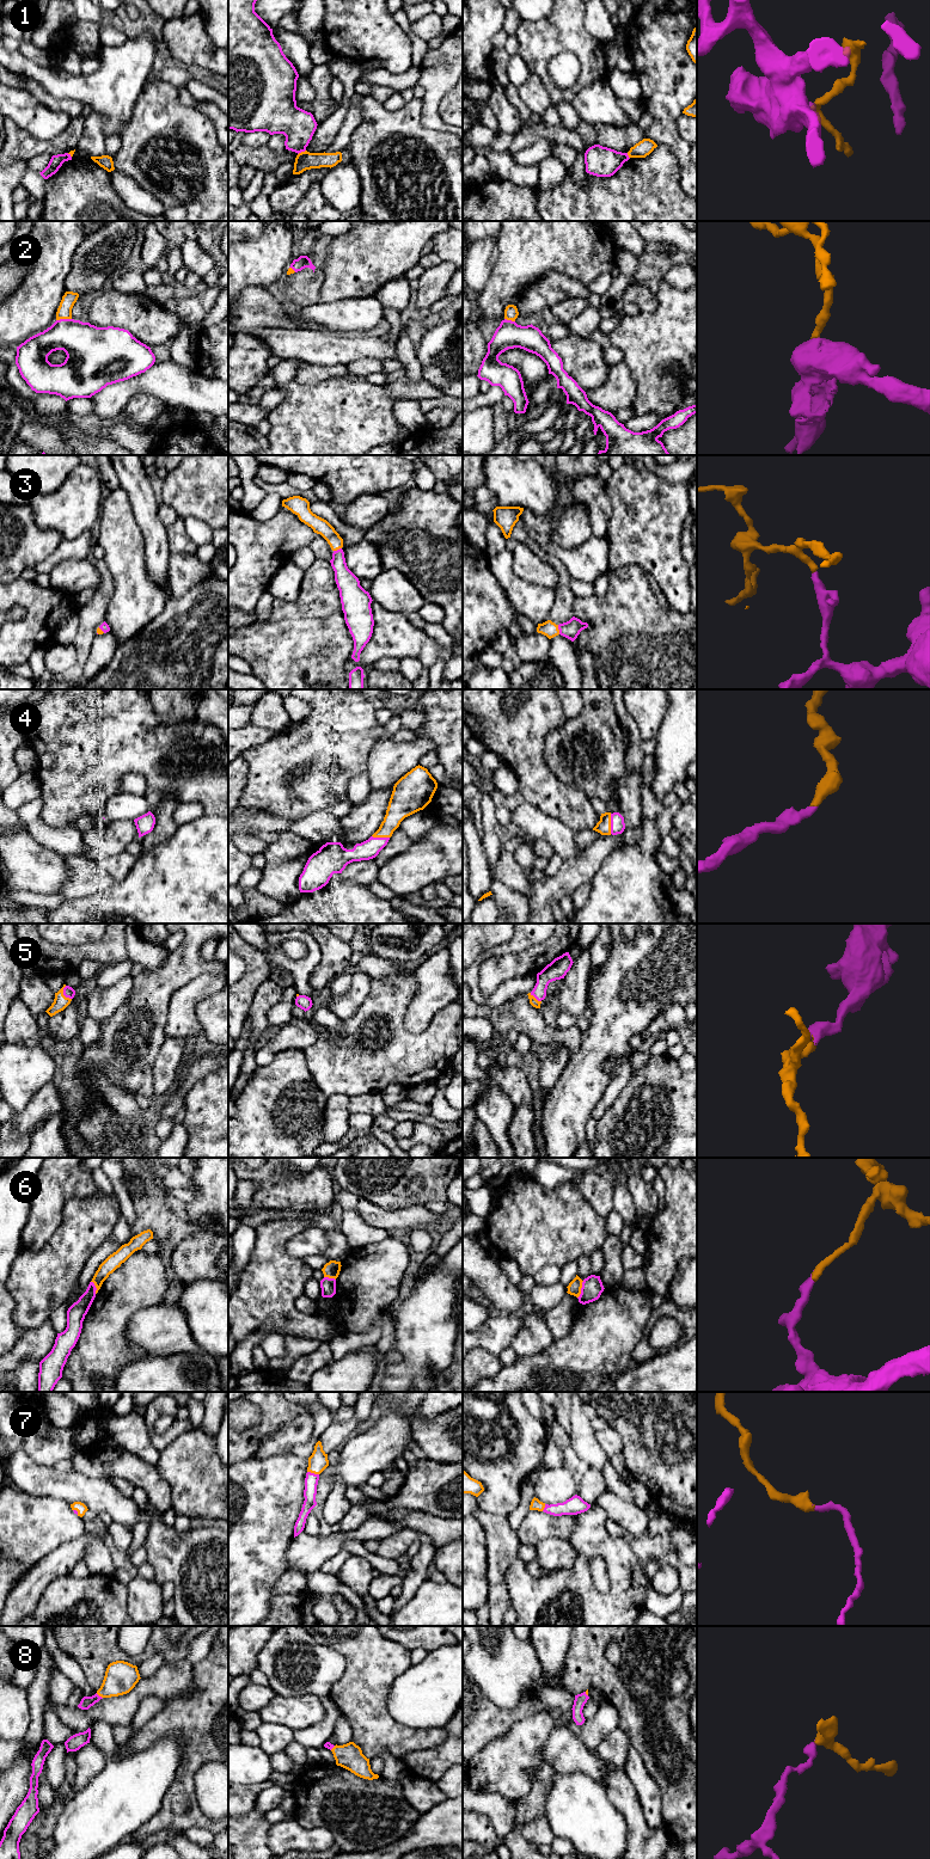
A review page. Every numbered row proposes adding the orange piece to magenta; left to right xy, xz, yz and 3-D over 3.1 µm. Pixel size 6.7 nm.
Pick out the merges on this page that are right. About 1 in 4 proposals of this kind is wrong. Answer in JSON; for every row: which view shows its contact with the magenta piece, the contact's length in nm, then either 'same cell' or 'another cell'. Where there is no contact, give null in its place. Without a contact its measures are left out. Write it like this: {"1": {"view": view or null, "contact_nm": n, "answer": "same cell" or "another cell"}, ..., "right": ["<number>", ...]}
{"1": {"view": "xz", "contact_nm": 70, "answer": "another cell"}, "2": {"view": "xy", "contact_nm": 110, "answer": "same cell"}, "3": {"view": "yz", "contact_nm": 70, "answer": "same cell"}, "4": {"view": "yz", "contact_nm": 140, "answer": "same cell"}, "5": {"view": "xy", "contact_nm": 100, "answer": "same cell"}, "6": {"view": "yz", "contact_nm": 130, "answer": "another cell"}, "7": {"view": "xz", "contact_nm": 80, "answer": "same cell"}, "8": {"view": "xy", "contact_nm": 60, "answer": "same cell"}, "right": ["2", "3", "4", "5", "7", "8"]}

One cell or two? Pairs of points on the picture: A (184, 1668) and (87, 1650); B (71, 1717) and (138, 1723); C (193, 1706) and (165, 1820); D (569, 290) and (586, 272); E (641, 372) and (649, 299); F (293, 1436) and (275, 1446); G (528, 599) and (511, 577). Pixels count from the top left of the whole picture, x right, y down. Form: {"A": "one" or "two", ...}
{"A": "two", "B": "two", "C": "one", "D": "two", "E": "two", "F": "one", "G": "one"}

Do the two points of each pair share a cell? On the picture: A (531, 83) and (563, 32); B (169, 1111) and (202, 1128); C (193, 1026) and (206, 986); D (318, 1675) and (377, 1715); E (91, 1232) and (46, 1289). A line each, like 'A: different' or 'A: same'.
A: different
B: different
C: same
D: different
E: same

